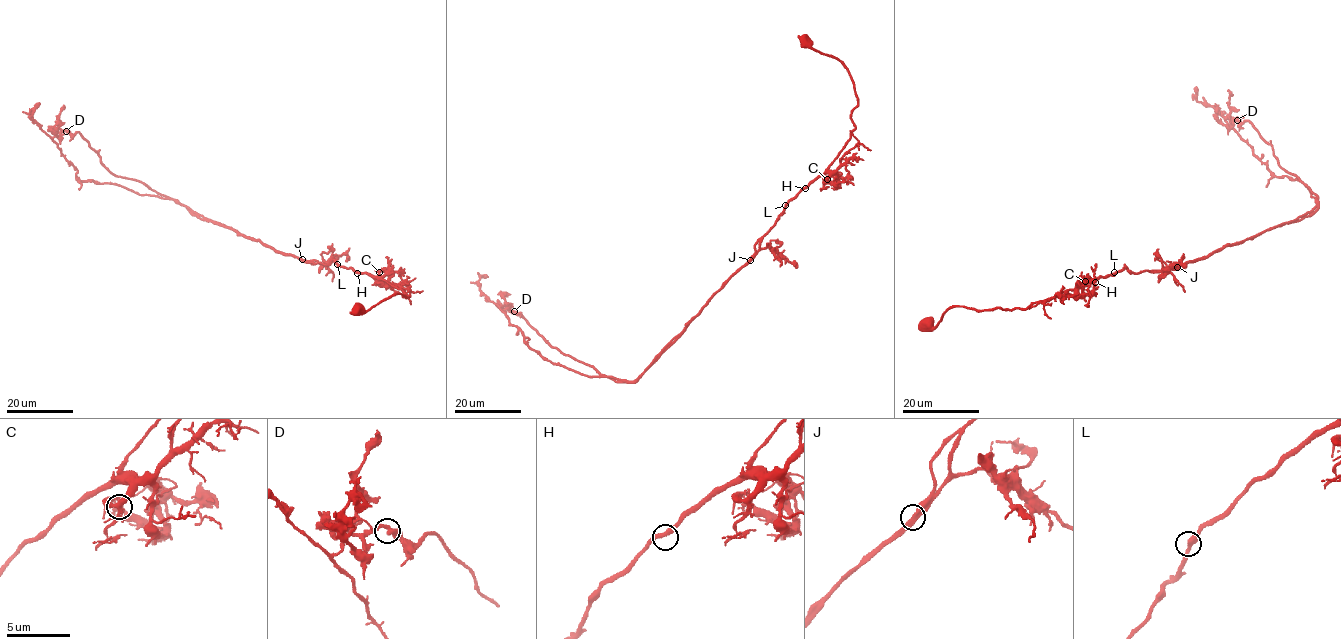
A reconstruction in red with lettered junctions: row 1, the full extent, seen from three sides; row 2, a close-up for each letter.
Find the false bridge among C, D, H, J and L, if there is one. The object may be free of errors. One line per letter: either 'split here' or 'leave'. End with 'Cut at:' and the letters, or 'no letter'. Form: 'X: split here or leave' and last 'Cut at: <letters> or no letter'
C: leave
D: leave
H: leave
J: split here
L: leave
Cut at: J

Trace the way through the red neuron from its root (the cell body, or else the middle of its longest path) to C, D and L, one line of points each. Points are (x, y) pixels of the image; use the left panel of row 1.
C: (359, 310), (409, 295), (384, 280), (379, 285), (379, 272)
D: (359, 310), (409, 295), (333, 260), (312, 263), (277, 253), (142, 182), (115, 176), (78, 132), (66, 131)
L: (359, 310), (364, 312), (396, 293), (409, 295), (403, 297), (407, 296), (401, 289), (384, 280), (337, 264)

